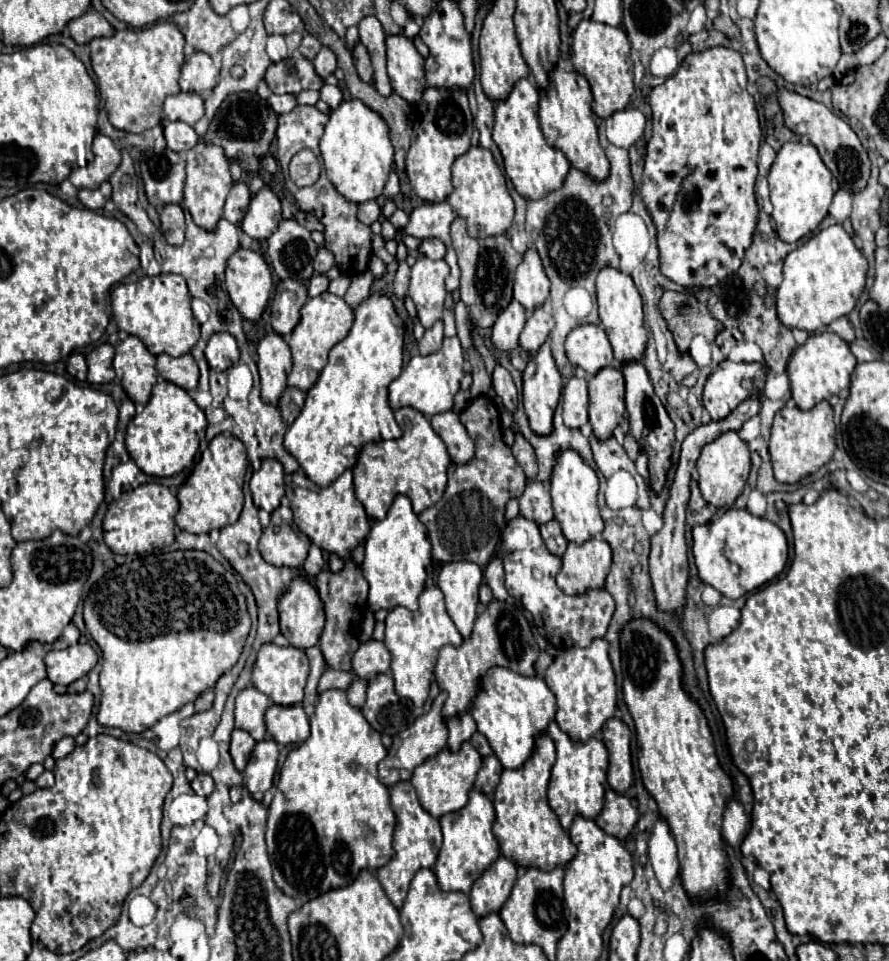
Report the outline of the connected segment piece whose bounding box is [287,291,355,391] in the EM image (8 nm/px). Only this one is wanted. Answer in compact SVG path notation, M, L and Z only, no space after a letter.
M325 291L317 297L311 297L303 305L301 321L293 329L293 333L287 341L291 347L291 353L293 353L293 369L289 373L289 385L291 387L299 387L301 391L309 391L313 387L319 373L327 365L327 355L329 355L331 347L347 337L347 333L353 325L353 319L355 319L353 309L341 297L331 295L329 291Z

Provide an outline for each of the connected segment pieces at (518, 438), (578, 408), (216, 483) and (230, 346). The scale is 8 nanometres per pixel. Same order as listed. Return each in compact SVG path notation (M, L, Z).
M515 435L515 443L513 443L511 451L513 451L513 455L515 455L517 463L523 467L523 471L525 471L527 479L529 479L529 481L531 481L531 479L535 479L535 475L537 475L535 451L533 451L533 447L523 439L523 435Z
M571 377L563 389L563 421L571 429L579 429L589 421L587 415L587 381Z
M217 435L209 443L207 453L193 467L193 473L177 493L181 509L175 515L175 523L183 531L197 533L197 535L235 523L243 509L245 471L247 471L247 453L243 443L233 435Z
M215 333L205 347L205 357L213 371L225 371L239 361L239 347L229 333Z

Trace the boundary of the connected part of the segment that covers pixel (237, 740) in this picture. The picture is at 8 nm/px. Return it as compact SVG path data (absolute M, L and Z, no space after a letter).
M241 729L233 731L233 735L231 735L231 757L233 757L233 763L235 763L237 771L245 769L245 765L249 761L249 755L253 751L253 745L255 745L255 741L251 739L251 735L247 735Z

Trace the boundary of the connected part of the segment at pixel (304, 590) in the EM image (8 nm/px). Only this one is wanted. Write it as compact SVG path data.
M295 577L291 589L279 597L281 633L297 649L317 645L325 627L323 603L317 589L303 577Z

